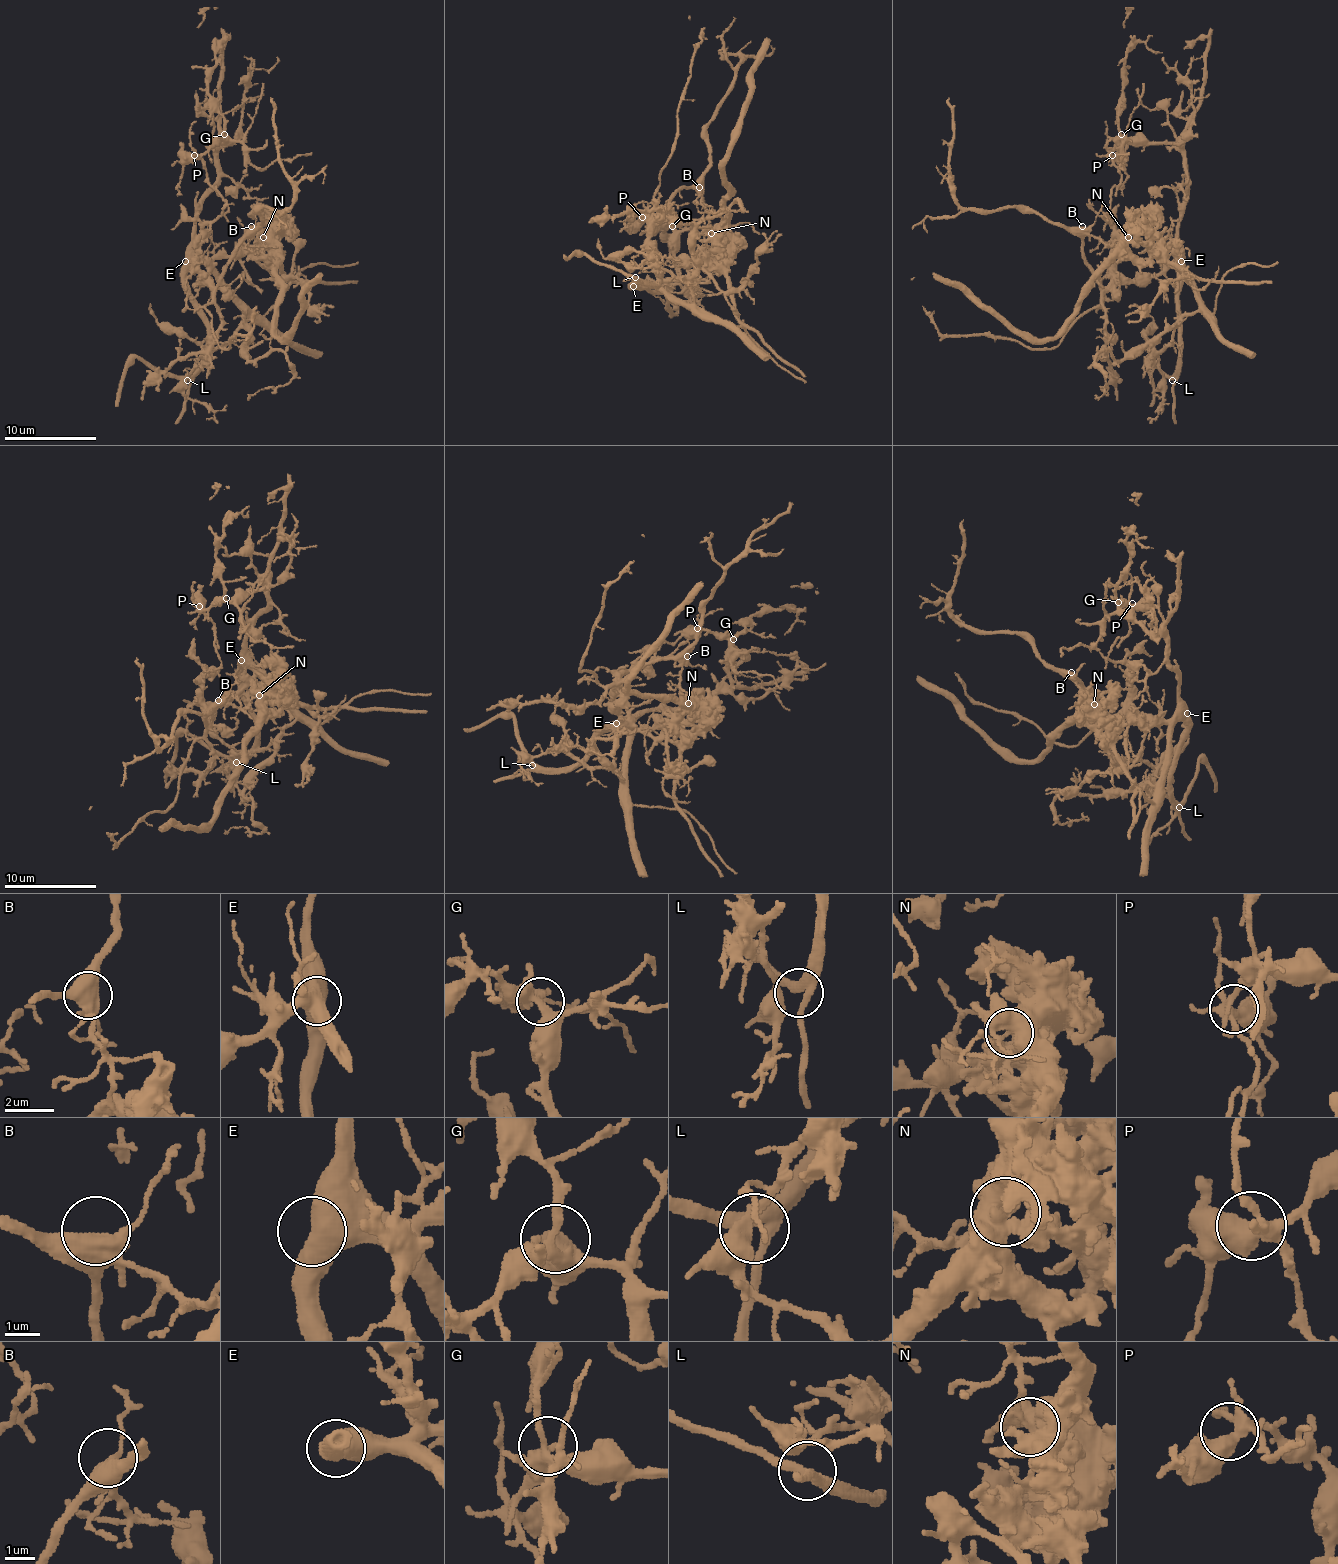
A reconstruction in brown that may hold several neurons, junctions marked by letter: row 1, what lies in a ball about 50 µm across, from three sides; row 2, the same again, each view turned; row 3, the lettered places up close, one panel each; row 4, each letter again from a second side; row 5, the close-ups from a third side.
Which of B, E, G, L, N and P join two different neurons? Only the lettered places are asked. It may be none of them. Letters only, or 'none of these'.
N

